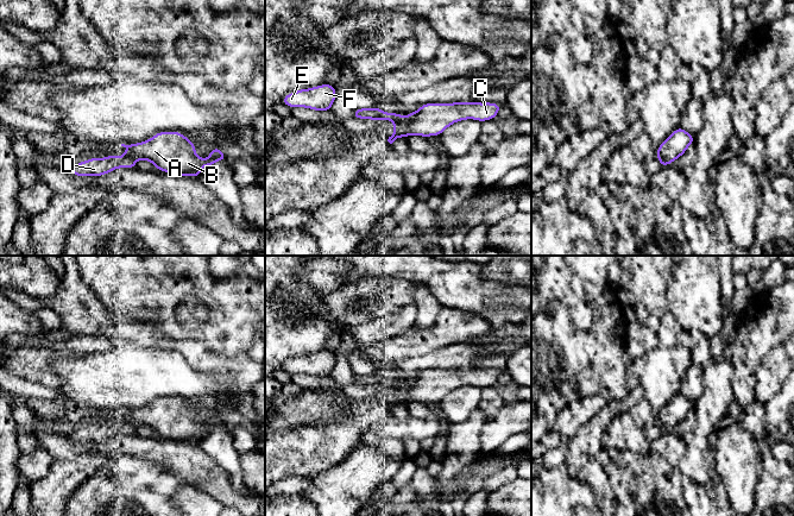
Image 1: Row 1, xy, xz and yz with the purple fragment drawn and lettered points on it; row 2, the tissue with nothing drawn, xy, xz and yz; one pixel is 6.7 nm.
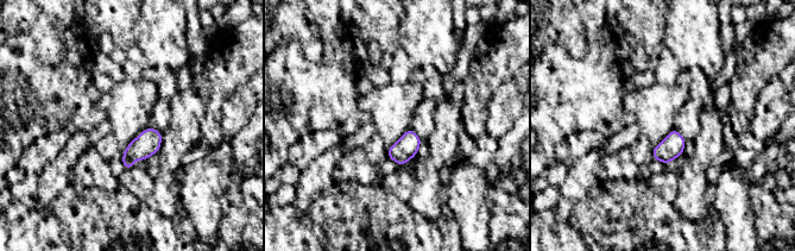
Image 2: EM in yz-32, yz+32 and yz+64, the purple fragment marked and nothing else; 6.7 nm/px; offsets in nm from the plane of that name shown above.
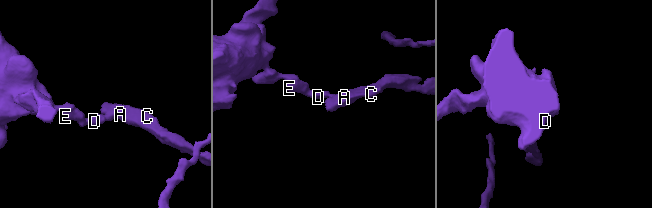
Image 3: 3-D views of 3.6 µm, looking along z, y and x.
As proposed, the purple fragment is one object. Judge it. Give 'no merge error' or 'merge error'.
merge error

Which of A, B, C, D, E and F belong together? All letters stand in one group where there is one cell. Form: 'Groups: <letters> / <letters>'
Groups: A B C / D E F

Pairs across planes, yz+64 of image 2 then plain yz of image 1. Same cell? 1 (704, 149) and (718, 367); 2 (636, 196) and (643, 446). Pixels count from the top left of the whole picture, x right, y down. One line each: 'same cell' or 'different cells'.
1: same cell
2: different cells

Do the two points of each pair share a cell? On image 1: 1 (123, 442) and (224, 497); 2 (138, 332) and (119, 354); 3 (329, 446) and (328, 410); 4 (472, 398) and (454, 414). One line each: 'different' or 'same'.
1: same
2: different
3: different
4: same

